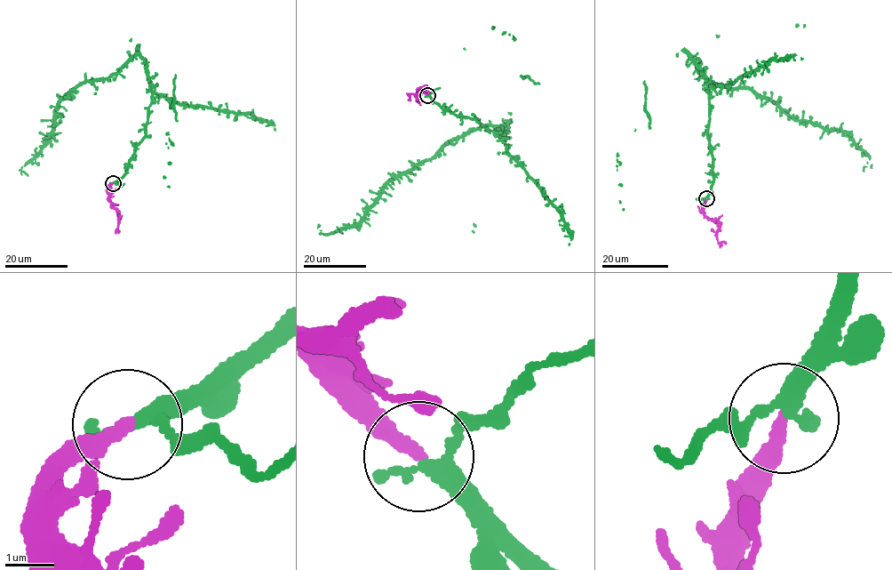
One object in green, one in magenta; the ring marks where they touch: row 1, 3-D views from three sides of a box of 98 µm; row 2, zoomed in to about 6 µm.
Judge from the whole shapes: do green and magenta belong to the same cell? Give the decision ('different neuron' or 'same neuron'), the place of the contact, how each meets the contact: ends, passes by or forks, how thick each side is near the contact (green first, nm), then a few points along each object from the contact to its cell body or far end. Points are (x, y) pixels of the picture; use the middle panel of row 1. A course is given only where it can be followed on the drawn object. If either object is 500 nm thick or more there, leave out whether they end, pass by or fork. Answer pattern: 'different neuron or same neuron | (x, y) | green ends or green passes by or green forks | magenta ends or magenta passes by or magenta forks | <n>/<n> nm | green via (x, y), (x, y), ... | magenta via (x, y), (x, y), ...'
same neuron | (427, 95) | green passes by | magenta ends | 280/280 nm | green via (427, 96), (501, 136), (507, 128), (486, 125), (448, 140), (387, 183), (354, 226), (324, 234), (318, 225) | magenta via (427, 95), (420, 87), (416, 97), (419, 99), (411, 93), (410, 100)

